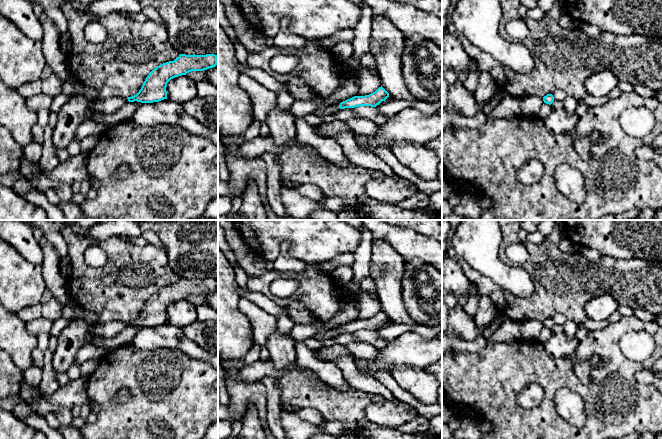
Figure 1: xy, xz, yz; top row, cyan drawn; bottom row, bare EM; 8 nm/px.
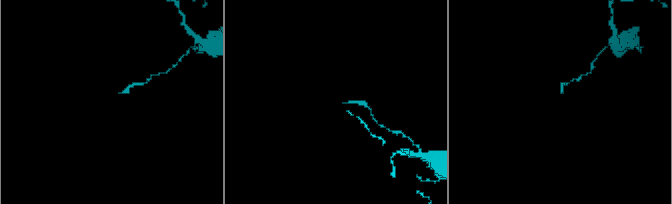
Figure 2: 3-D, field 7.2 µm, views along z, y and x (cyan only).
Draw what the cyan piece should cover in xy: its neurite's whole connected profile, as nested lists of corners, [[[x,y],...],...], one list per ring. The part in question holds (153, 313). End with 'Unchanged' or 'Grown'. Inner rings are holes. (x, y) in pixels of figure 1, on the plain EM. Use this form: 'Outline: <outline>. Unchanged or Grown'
Outline: [[[180,278],[174,285],[157,290],[146,301],[139,316],[128,321],[129,326],[153,327],[167,323],[167,307],[191,295],[204,295],[217,289],[217,279]]]. Unchanged

